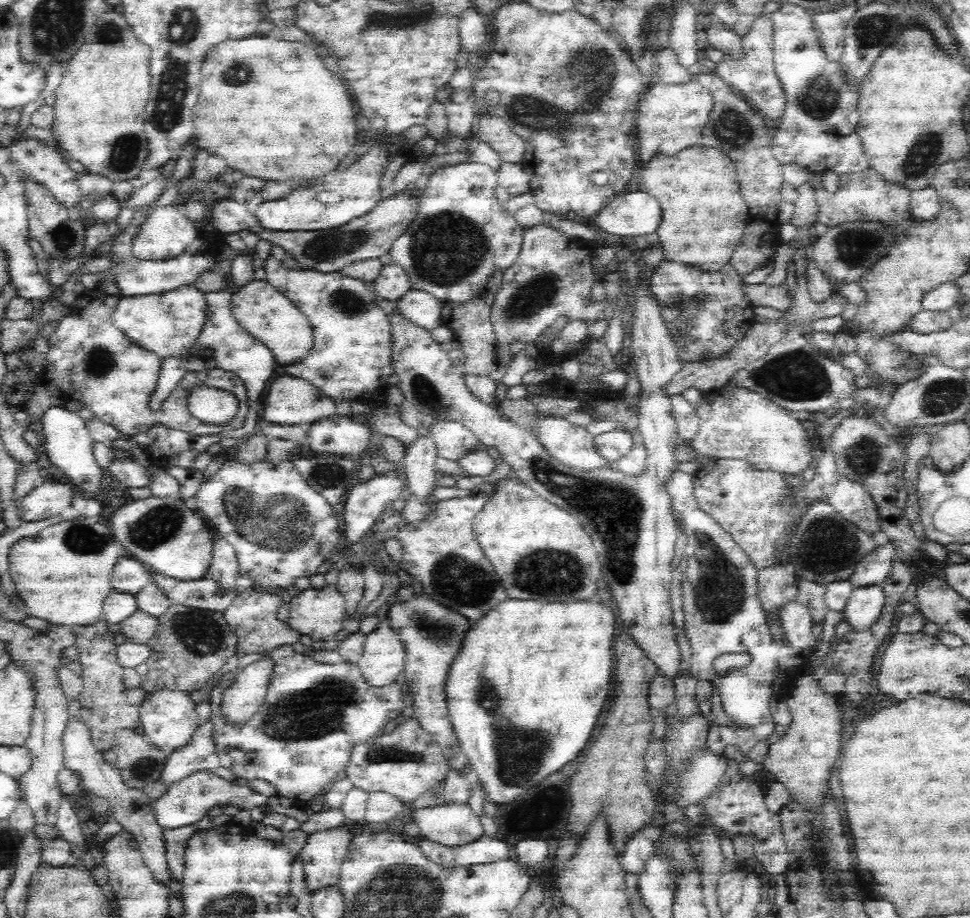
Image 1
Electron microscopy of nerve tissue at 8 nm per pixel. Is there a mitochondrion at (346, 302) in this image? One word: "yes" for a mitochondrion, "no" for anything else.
yes

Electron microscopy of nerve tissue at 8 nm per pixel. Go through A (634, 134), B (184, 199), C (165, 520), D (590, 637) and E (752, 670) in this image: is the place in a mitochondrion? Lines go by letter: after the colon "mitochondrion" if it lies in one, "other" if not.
A: other
B: other
C: mitochondrion
D: other
E: other

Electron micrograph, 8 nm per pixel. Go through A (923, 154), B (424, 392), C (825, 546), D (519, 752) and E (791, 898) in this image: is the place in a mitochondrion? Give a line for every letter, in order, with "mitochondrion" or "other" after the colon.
A: mitochondrion
B: mitochondrion
C: mitochondrion
D: mitochondrion
E: other

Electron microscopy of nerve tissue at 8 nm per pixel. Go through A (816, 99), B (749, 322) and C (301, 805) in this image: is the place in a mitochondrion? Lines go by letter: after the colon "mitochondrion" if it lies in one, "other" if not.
A: mitochondrion
B: other
C: other

